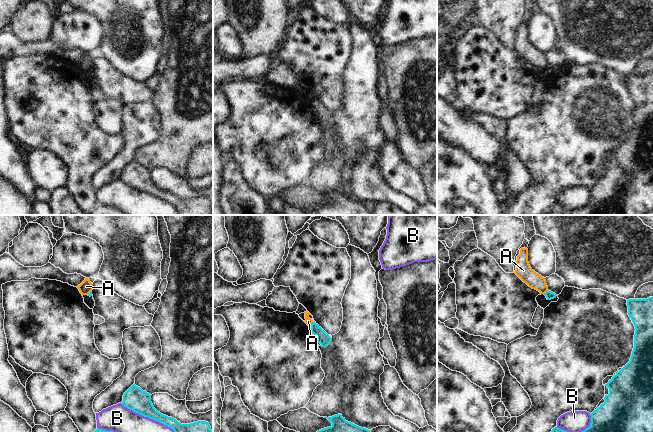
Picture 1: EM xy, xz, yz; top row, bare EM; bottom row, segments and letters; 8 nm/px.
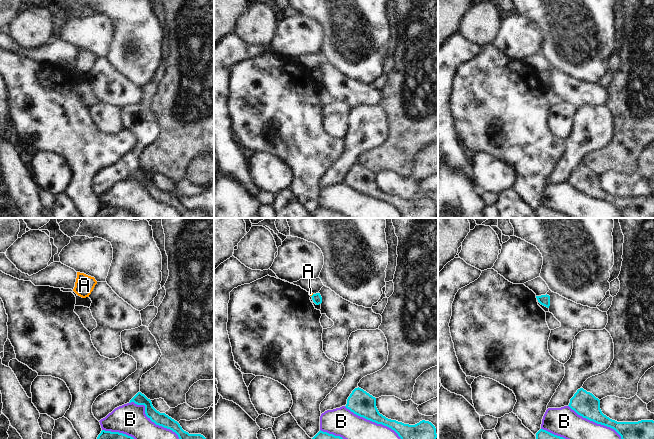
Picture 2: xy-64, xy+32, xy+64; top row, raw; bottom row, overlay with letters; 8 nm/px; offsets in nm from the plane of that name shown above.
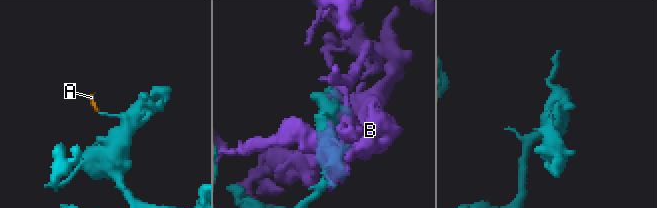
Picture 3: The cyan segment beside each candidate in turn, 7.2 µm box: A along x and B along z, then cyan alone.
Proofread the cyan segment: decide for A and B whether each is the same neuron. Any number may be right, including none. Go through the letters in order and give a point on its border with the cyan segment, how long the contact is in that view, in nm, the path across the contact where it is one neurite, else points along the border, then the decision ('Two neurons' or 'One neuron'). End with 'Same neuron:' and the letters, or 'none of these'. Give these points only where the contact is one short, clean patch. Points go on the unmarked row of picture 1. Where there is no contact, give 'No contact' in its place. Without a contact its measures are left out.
A: Touches cyan at yz (546, 68). Shared border 50 nm. Boundary: yz (548, 66), (544, 70). Two neurons
B: Touches cyan at xy (151, 194). Shared border 550 nm. Two neurons
Same neuron: none of these.

